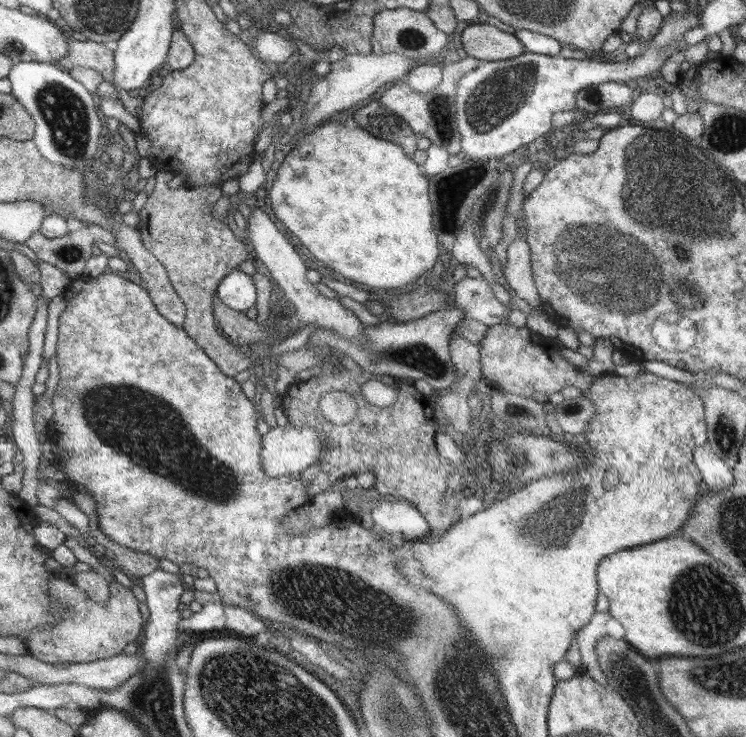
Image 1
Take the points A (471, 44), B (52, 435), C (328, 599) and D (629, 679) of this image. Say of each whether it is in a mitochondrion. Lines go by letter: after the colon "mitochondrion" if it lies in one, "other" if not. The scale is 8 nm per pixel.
A: other
B: other
C: mitochondrion
D: mitochondrion

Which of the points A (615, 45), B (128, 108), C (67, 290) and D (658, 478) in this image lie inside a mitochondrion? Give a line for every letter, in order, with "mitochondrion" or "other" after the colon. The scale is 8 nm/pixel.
A: other
B: other
C: other
D: other

